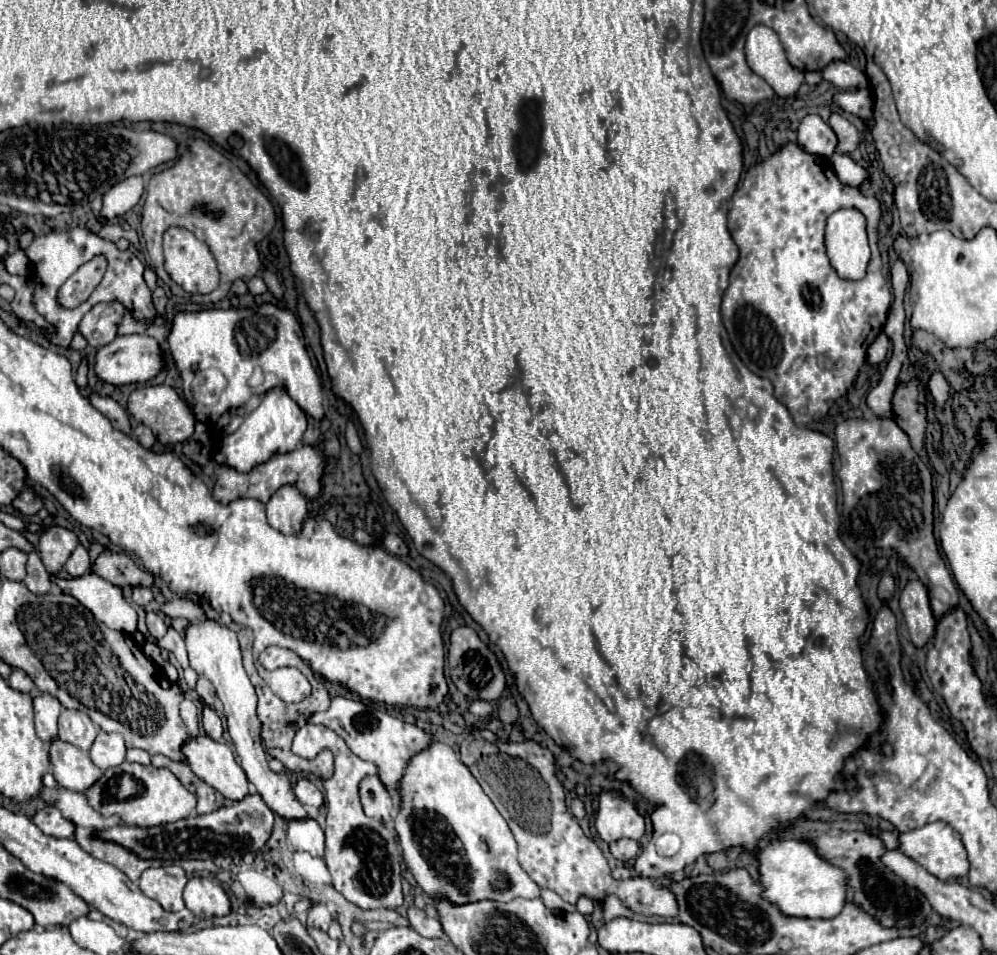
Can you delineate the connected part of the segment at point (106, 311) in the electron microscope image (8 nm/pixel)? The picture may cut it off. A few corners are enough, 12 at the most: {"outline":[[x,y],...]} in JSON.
{"outline":[[97,303],[79,323],[95,349],[117,335],[119,303]]}

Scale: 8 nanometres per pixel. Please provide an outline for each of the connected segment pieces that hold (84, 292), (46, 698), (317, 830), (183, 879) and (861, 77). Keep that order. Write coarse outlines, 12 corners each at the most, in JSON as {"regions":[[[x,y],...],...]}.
{"regions":[[[105,257],[83,263],[59,289],[63,307],[89,299],[107,269]],[[49,693],[33,699],[35,731],[41,741],[57,737],[63,705]],[[311,817],[291,819],[287,839],[295,851],[321,857],[325,833]],[[177,865],[145,869],[141,891],[165,911],[185,907],[187,873]],[[845,61],[821,71],[835,87],[867,87],[867,75]]]}

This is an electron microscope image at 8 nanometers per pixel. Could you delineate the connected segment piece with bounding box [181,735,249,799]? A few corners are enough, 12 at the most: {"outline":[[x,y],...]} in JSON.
{"outline":[[199,735],[181,751],[191,771],[227,799],[249,781],[229,745]]}

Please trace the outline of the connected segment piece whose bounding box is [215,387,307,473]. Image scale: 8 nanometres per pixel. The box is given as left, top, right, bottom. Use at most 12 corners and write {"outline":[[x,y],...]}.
{"outline":[[283,387],[265,393],[215,461],[247,473],[293,451],[307,413]]}

